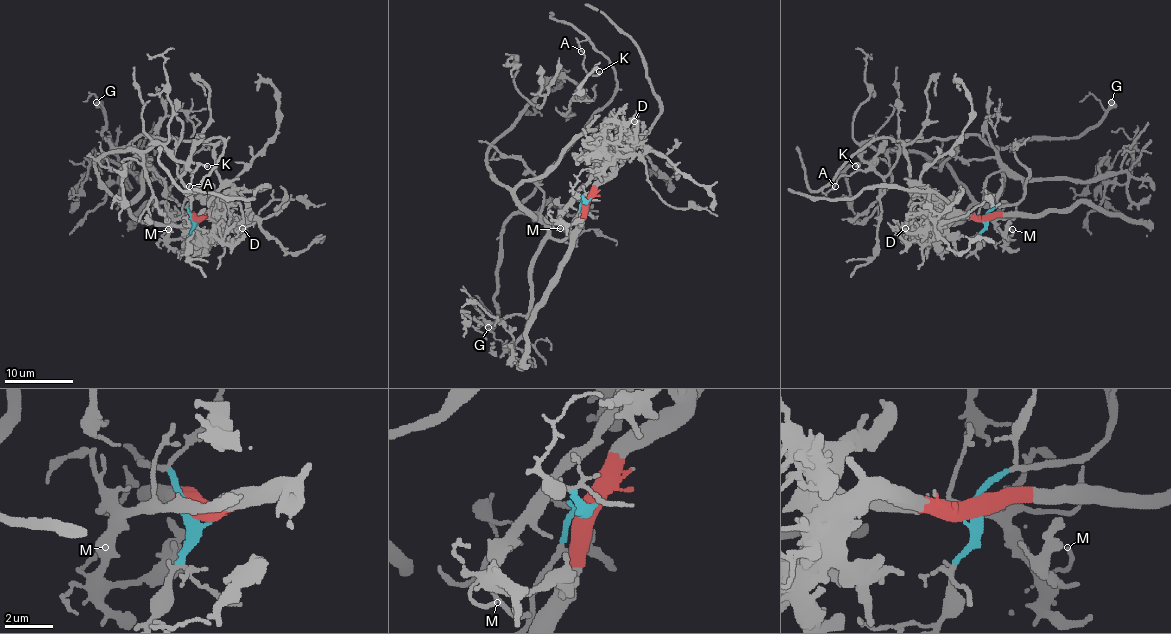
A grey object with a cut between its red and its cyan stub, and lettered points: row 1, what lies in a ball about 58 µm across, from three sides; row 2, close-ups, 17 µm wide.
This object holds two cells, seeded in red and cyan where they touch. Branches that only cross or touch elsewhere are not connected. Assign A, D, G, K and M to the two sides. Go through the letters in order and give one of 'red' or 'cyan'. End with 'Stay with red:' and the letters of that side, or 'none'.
A: cyan
D: red
G: cyan
K: cyan
M: red
Stay with red: D, M

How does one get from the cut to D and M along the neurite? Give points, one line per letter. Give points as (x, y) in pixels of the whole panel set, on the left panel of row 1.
D: (194, 219), (218, 214), (227, 228), (244, 233), (242, 228)
M: (194, 219), (199, 217), (178, 217), (172, 229), (161, 236), (168, 229)

